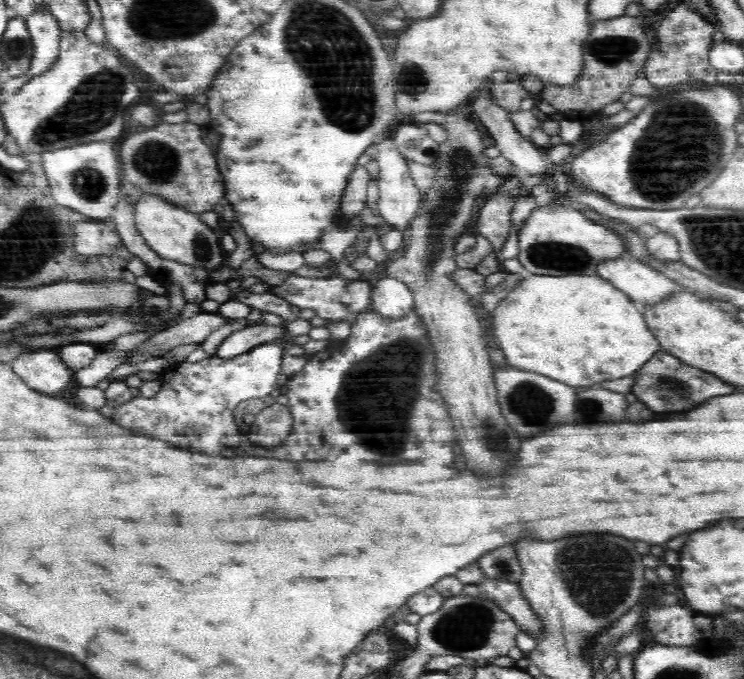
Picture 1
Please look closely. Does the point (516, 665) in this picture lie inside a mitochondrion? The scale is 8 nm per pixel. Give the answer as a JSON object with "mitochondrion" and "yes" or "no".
{"mitochondrion":"no"}

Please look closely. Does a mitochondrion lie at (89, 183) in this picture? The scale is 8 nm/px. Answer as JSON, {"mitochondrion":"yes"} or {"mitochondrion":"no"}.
{"mitochondrion":"yes"}

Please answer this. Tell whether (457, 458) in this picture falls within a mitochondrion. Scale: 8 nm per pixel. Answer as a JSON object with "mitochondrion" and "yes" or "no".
{"mitochondrion":"no"}

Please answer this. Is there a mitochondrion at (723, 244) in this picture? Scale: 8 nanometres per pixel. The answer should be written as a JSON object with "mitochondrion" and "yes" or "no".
{"mitochondrion":"yes"}

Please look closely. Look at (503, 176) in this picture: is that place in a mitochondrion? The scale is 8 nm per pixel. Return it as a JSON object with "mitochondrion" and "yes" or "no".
{"mitochondrion":"no"}

